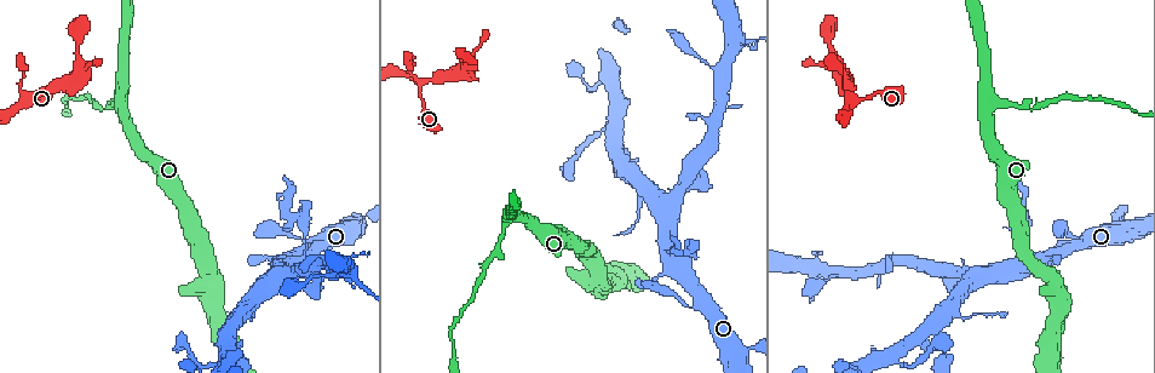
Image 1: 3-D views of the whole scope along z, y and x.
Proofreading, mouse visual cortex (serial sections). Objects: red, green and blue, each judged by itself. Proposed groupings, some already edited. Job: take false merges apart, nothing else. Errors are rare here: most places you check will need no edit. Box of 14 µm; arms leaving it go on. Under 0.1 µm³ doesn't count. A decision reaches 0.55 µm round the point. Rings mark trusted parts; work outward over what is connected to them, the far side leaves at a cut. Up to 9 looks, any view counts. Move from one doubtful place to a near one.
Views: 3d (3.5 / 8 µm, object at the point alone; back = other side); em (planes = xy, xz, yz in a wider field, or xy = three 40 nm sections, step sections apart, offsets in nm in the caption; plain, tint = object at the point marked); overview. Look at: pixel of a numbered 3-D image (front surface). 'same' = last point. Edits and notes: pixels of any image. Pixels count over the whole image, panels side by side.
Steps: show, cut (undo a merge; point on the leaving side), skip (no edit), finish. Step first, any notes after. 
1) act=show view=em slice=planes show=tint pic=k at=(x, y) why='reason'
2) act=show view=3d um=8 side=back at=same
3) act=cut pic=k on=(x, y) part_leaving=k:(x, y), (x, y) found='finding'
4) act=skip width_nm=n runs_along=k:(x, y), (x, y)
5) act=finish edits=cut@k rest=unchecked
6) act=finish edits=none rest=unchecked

act=show view=3d um=3.5 pic=1 at=(858, 97) why='four arms meet'

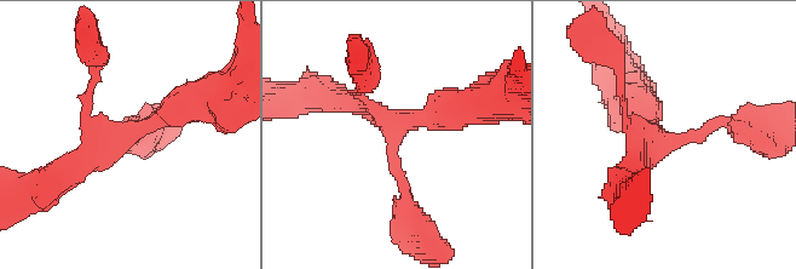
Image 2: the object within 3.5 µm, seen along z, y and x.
act=show view=em slice=xy step=1 show=tint pic=2 at=(395, 126) why='now the EM'

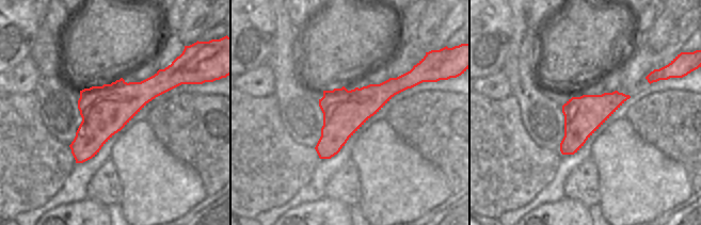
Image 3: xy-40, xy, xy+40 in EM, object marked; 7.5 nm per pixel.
act=show view=em slice=xy step=5 show=tint at=same why='another direction'

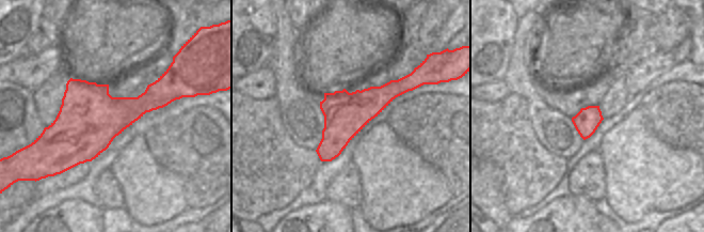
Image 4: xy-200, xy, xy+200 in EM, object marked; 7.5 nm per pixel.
act=skip width_nm=320 runs_along=4:(412, 81), (376, 98), (322, 157) found='all the same cell'

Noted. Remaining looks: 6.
act=show view=3d um=3.5 side=back pic=1 at=(80, 66) why='thick turns thin'

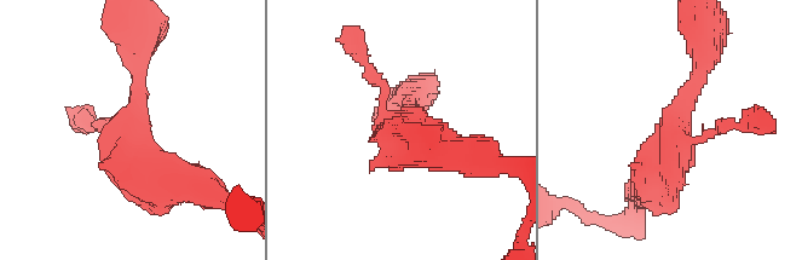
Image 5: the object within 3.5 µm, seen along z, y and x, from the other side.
act=show view=em slice=xy step=1 show=tint pic=5 at=(131, 133)

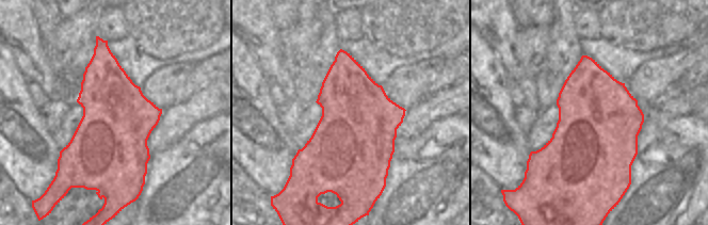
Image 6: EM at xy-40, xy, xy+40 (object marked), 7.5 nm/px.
act=skip runs_along=5:(647, 182), (668, 156), (703, 59) found='continuous, no second cell'

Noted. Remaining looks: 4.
act=show view=3d um=3.5 pic=1 at=(489, 255) why='a narrow waist'

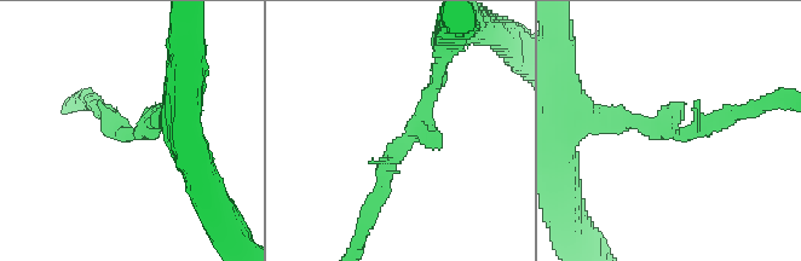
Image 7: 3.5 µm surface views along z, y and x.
act=show view=em slice=xy step=3 show=tint pic=7 at=(400, 139)

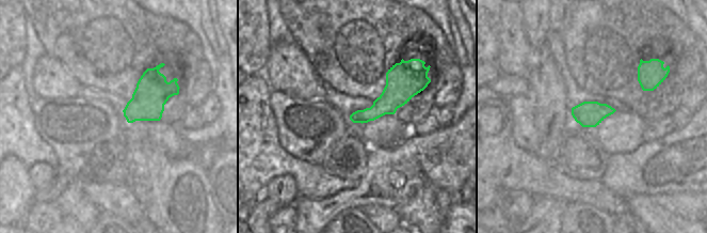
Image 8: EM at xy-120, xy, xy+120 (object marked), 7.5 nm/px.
act=skip runs_along=7:(437, 79), (374, 206) found='continuous, no second cell'

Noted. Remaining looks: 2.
act=show view=3d um=3.5 pic=1 at=(920, 345) why='small branch off a trunk'

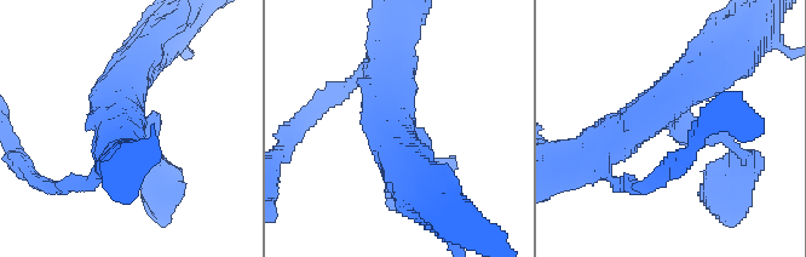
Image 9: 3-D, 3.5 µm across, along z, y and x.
act=show view=em slice=xy step=2 show=tint pic=9 at=(669, 123) arms=3 arm_widths_nm=250,600,600 why='shape alone is not enough'

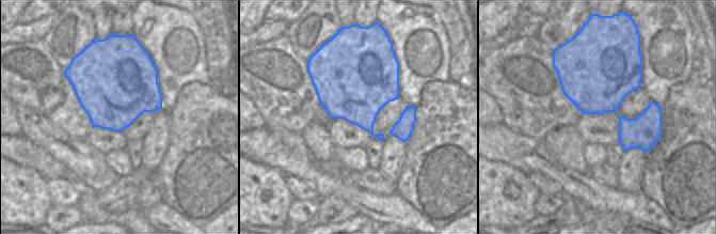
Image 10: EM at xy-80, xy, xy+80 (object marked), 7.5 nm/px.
act=skip runs_along=9:(720, 63), (596, 149) found='one cell here'

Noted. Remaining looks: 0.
act=finish edits=none rest=unchecked

